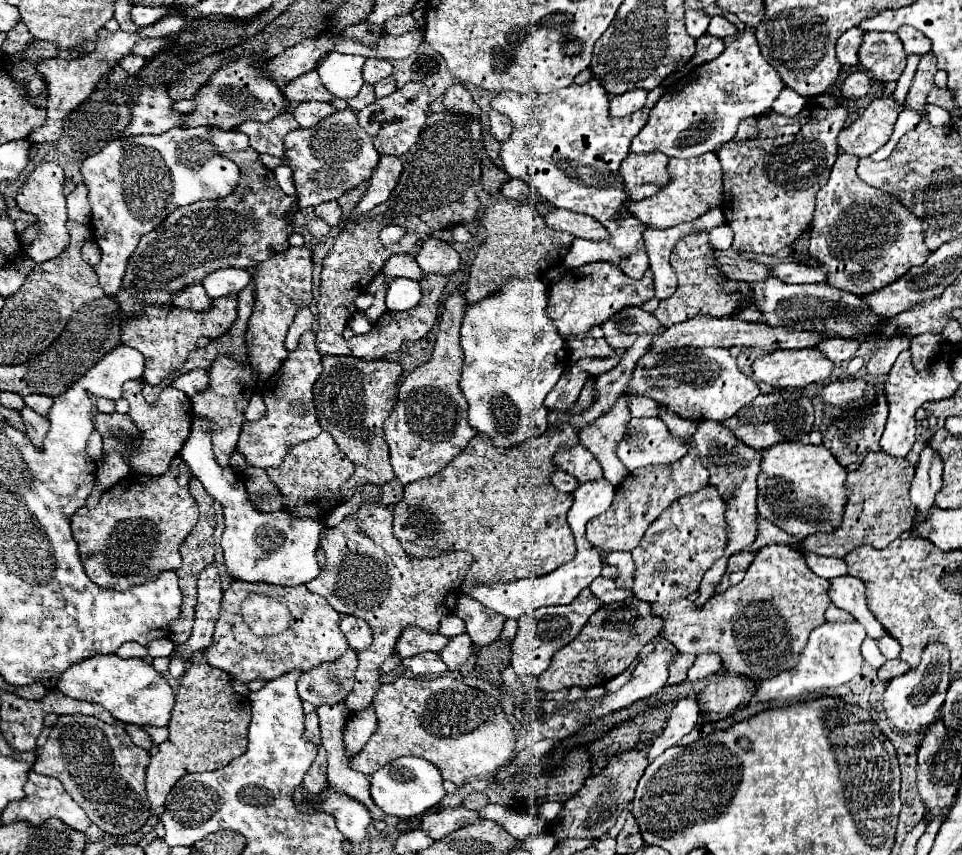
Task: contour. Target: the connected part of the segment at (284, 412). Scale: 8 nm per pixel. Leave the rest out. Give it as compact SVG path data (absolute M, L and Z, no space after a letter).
M309 330L299 338L297 350L289 352L287 360L277 370L277 378L271 376L271 380L265 382L261 390L263 402L267 406L265 416L255 422L245 422L241 426L237 452L245 458L247 466L263 468L263 470L275 468L283 462L289 448L321 434L315 416L315 406L313 406L313 392L311 392L319 374L321 374L321 354L315 348L315 334Z

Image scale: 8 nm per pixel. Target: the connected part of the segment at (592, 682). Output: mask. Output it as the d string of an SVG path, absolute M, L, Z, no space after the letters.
M635 596L601 606L589 618L581 634L553 656L547 672L539 676L539 688L561 690L561 688L571 688L571 686L581 686L581 688L603 686L603 682L609 682L613 676L629 668L629 664L639 654L639 650L651 638L661 634L663 624L665 620L651 612L651 604L639 602Z

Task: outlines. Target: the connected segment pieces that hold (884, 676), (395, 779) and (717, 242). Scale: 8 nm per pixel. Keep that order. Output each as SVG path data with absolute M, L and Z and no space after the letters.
M887 660L881 668L879 668L879 680L891 680L895 676L901 676L909 672L909 664L903 660Z
M405 756L405 758L393 760L391 764L385 764L385 768L377 770L371 776L371 798L385 814L409 820L409 818L421 816L427 808L433 808L443 800L445 790L441 782L443 778L435 764L423 758Z
M723 224L723 226L715 228L715 230L711 230L711 232L709 232L709 242L711 242L711 246L713 246L715 250L729 250L729 248L731 248L731 242L733 242L733 232L731 232L731 228L727 228L727 226Z

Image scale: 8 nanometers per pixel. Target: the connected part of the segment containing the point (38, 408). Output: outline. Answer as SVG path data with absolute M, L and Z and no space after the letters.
M29 394L29 396L25 396L25 404L27 404L31 410L35 410L37 414L47 416L49 410L51 410L51 406L53 406L53 398L43 396L43 394Z

